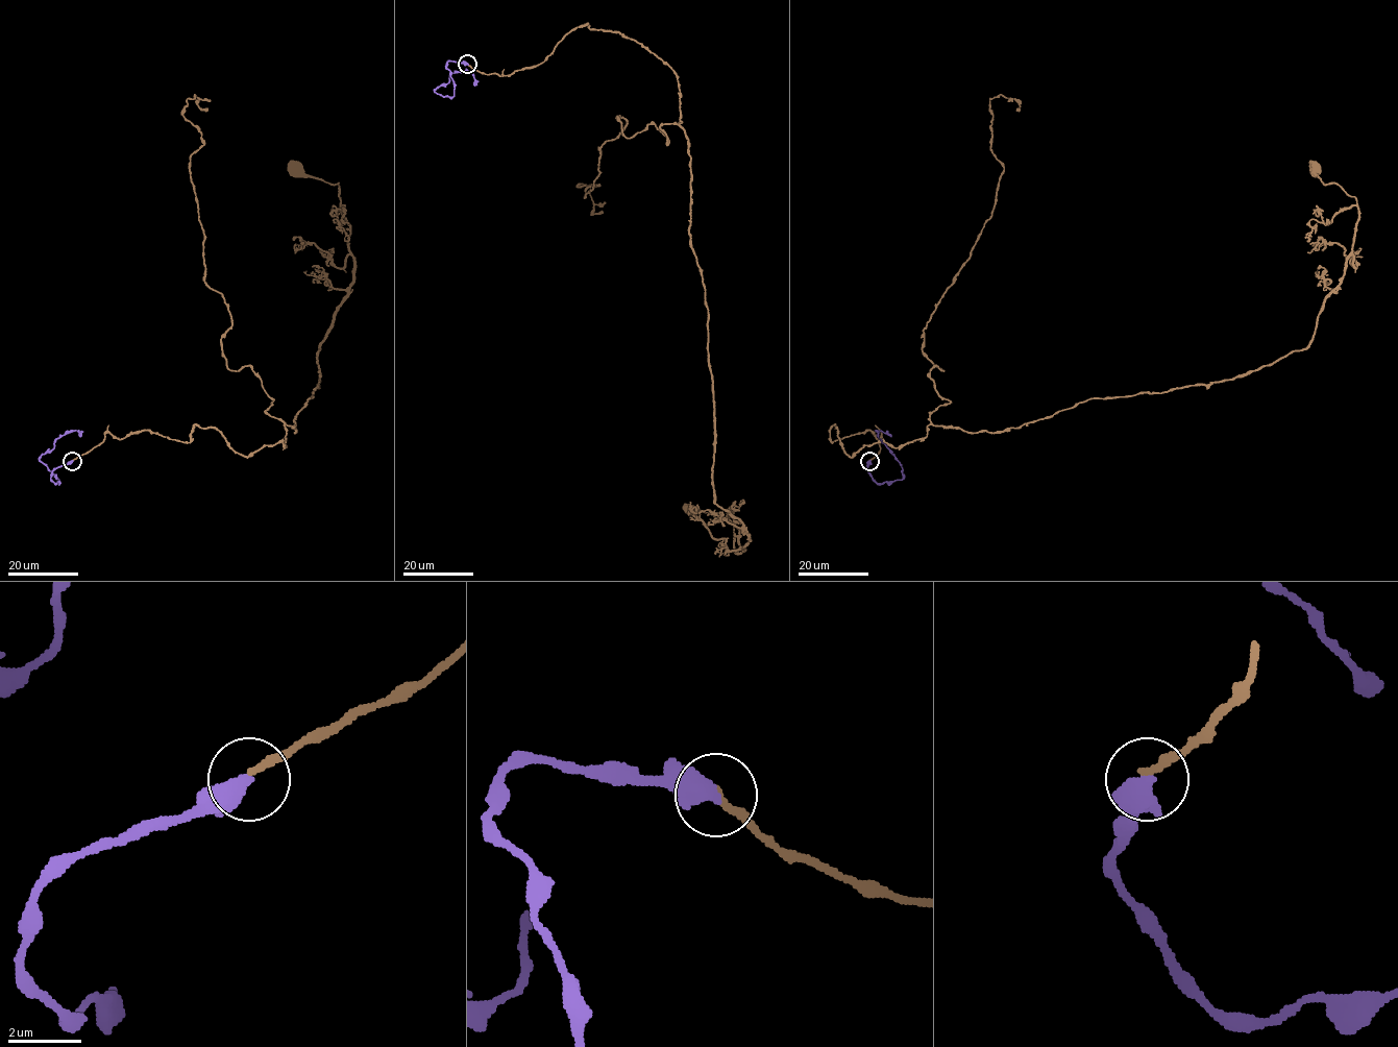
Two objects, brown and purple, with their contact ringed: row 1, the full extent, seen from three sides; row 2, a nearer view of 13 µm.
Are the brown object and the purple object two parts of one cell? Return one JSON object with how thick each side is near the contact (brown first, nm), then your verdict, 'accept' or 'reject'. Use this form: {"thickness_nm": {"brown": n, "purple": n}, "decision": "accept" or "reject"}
{"thickness_nm": {"brown": 200, "purple": 500}, "decision": "reject"}

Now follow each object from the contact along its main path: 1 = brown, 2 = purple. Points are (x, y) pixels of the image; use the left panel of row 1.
1: (72, 460), (105, 434), (190, 442), (195, 424), (248, 457), (285, 447), (353, 270), (339, 183), (295, 171)
2: (72, 461), (53, 470), (55, 484), (58, 480), (40, 457), (63, 435), (76, 430), (81, 436)

